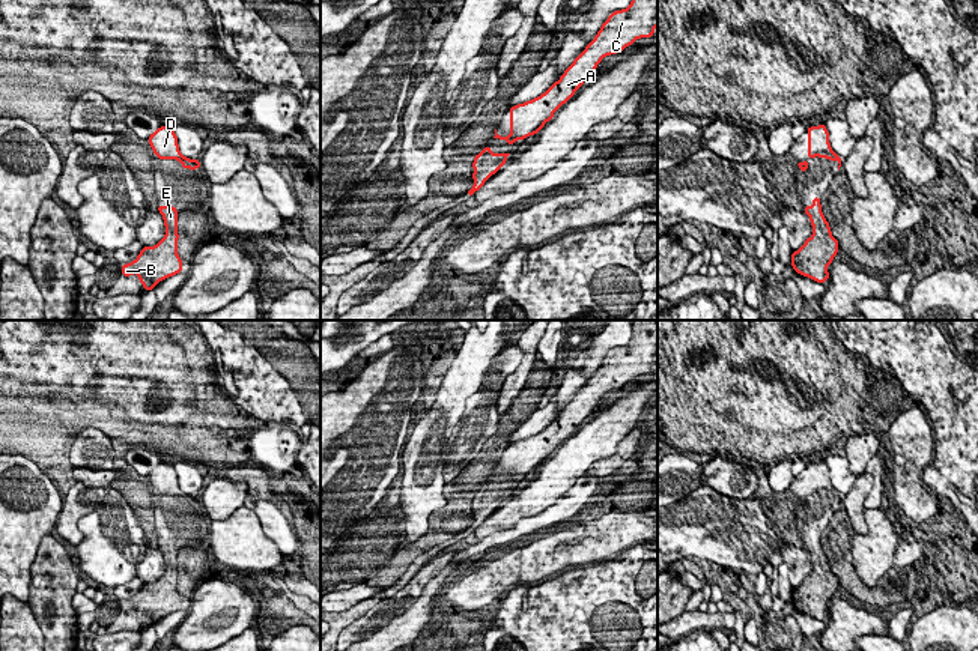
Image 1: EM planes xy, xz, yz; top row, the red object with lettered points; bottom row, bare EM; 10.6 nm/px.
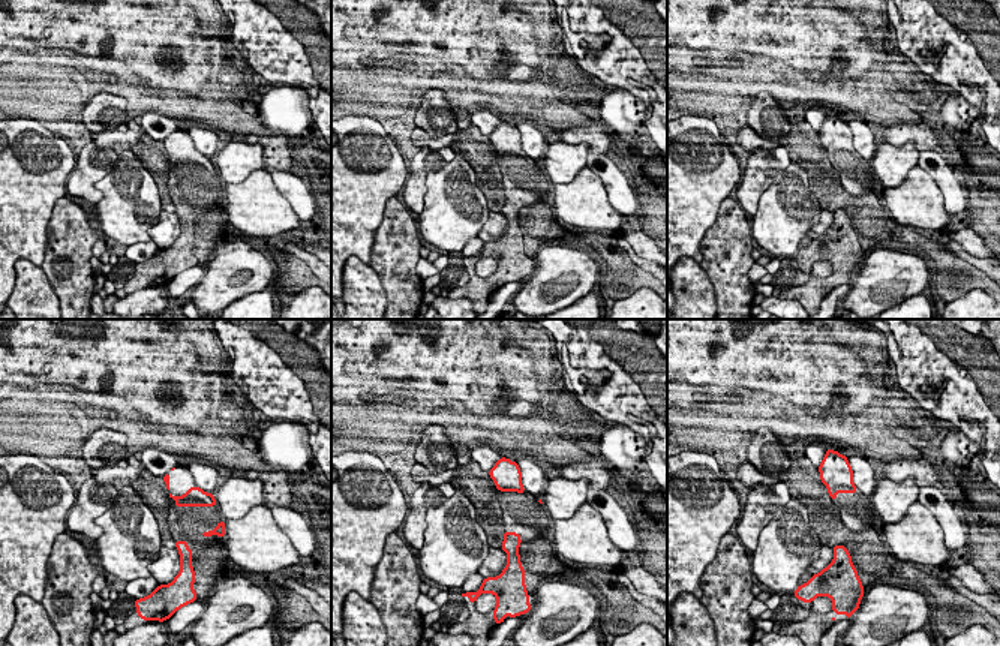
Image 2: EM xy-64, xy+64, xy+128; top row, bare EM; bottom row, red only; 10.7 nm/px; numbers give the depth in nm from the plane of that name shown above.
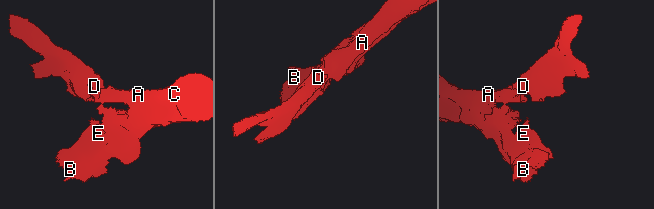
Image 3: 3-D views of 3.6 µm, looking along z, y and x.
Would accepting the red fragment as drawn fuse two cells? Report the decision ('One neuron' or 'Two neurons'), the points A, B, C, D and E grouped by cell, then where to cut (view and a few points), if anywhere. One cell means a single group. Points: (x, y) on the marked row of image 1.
One neuron. Groups: A B C D E. No split

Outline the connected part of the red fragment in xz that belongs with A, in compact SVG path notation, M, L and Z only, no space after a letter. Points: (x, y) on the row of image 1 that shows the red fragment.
M632 0L626 9L614 11L602 24L594 39L540 96L510 107L510 135L497 134L498 140L512 144L537 134L554 117L563 104L570 101L596 71L603 57L617 54L636 39L655 36L658 26L658 0Z

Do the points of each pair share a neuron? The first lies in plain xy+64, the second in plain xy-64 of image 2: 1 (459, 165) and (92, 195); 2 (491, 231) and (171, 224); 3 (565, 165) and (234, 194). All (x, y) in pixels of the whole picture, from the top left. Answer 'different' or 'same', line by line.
1: different
2: same
3: different

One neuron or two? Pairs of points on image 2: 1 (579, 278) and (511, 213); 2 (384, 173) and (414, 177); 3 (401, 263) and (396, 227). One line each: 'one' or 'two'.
1: two
2: two
3: one

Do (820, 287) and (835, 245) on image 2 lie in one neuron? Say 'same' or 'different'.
same

